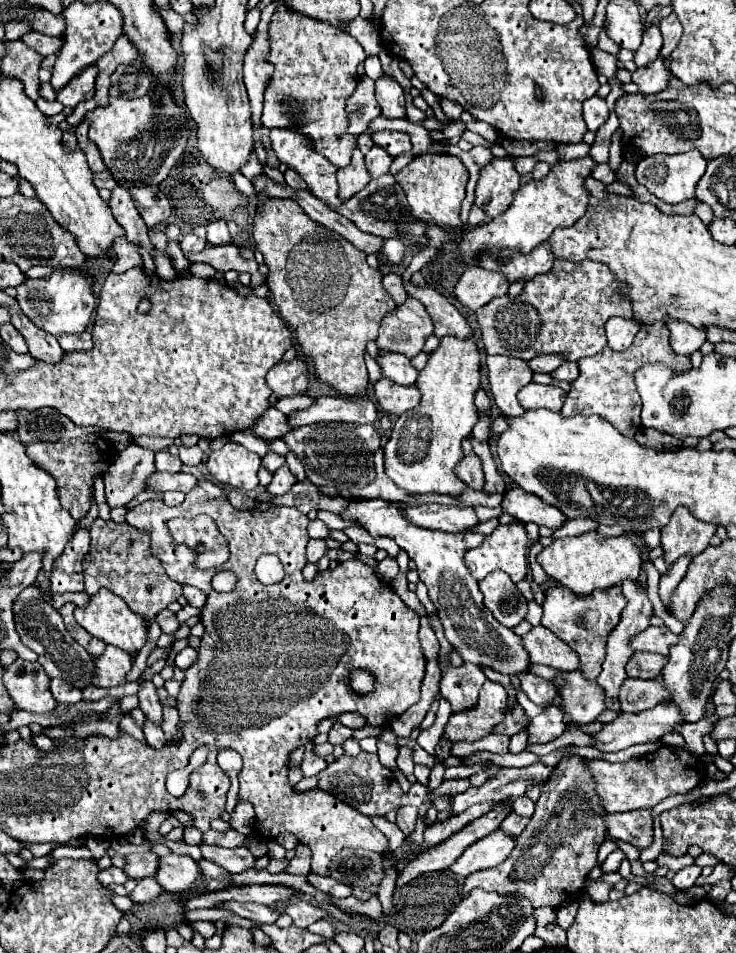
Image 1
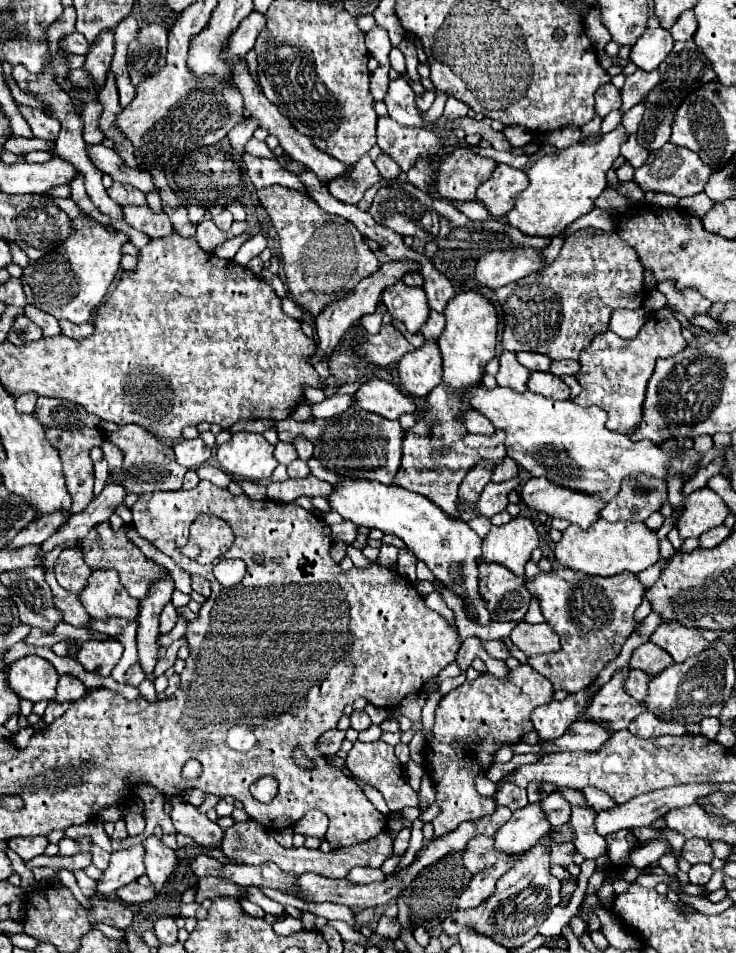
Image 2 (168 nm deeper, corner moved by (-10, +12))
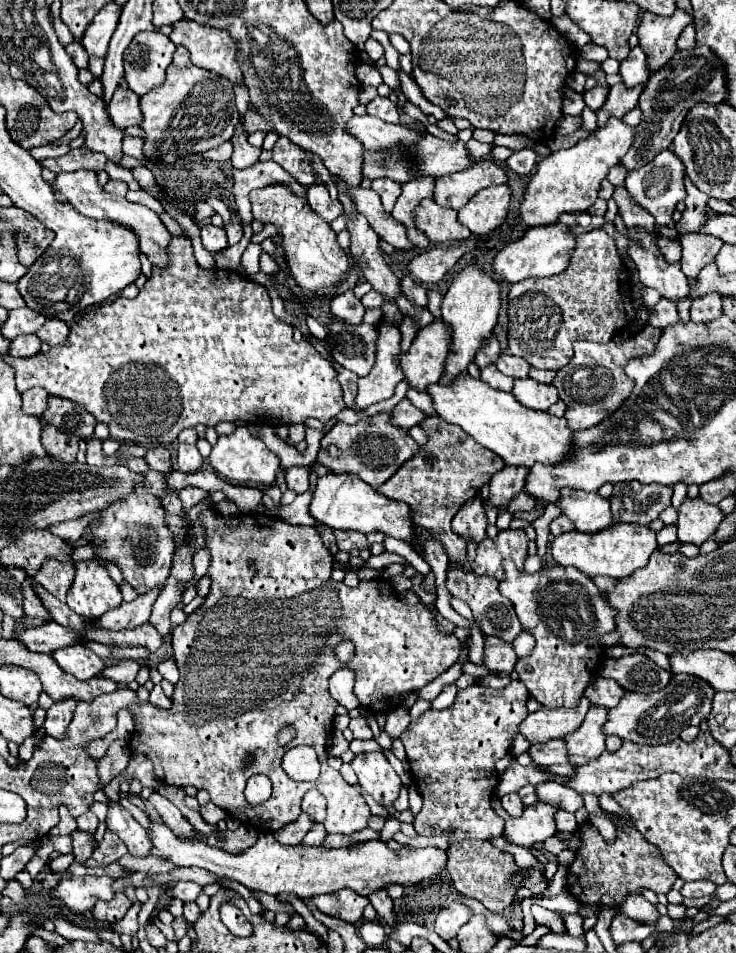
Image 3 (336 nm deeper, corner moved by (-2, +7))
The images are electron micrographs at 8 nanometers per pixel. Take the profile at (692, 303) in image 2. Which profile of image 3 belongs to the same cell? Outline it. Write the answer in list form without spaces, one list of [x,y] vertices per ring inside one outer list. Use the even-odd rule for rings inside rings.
[[[638,227],[638,239],[628,237],[628,257],[636,263],[642,285],[654,287],[674,303],[688,295],[688,283],[680,263],[666,263],[654,233],[646,233]]]

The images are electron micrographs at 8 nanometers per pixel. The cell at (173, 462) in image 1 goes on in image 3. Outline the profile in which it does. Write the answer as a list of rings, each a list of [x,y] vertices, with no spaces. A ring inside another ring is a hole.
[[[182,443],[178,447],[178,459],[176,459],[176,467],[184,473],[196,473],[202,467],[202,455],[198,453],[196,445],[186,445]]]

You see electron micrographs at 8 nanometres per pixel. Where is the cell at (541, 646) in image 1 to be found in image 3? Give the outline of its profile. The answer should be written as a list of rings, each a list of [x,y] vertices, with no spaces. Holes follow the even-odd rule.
[[[488,635],[484,639],[484,667],[488,671],[506,671],[512,673],[514,665],[514,647],[512,643],[502,643],[502,639],[494,639]]]

